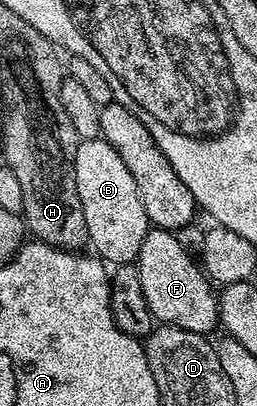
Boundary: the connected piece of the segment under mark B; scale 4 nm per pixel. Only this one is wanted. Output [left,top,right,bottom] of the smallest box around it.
[74,136,152,266]

